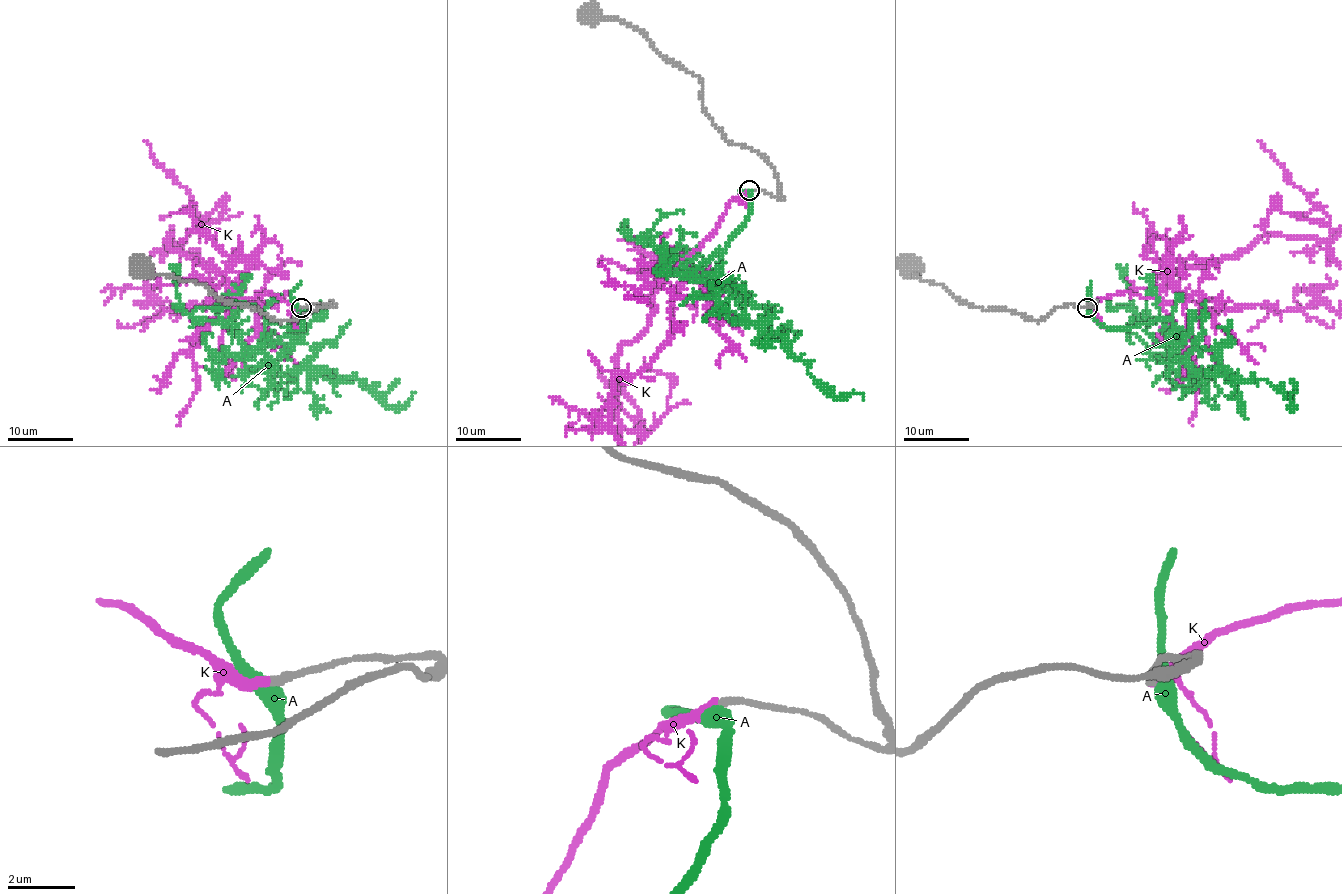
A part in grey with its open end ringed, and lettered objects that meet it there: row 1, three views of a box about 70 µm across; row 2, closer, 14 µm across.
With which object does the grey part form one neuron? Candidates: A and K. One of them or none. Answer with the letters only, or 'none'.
K

